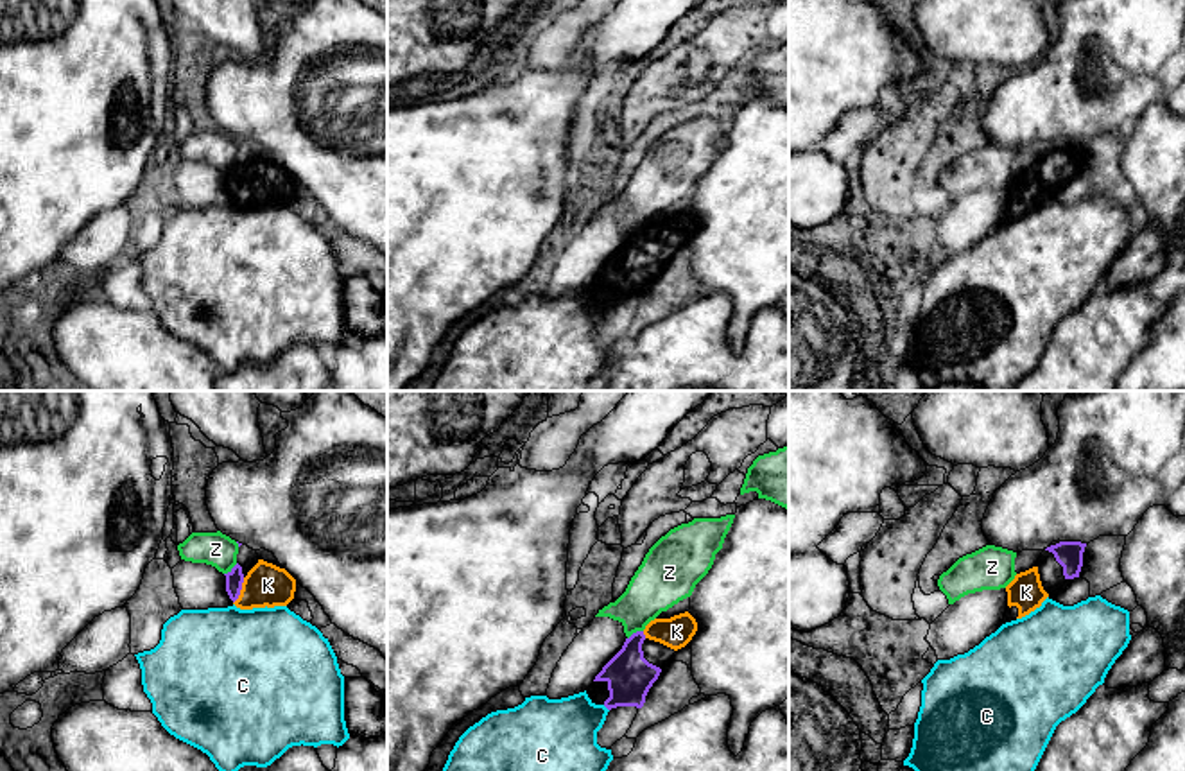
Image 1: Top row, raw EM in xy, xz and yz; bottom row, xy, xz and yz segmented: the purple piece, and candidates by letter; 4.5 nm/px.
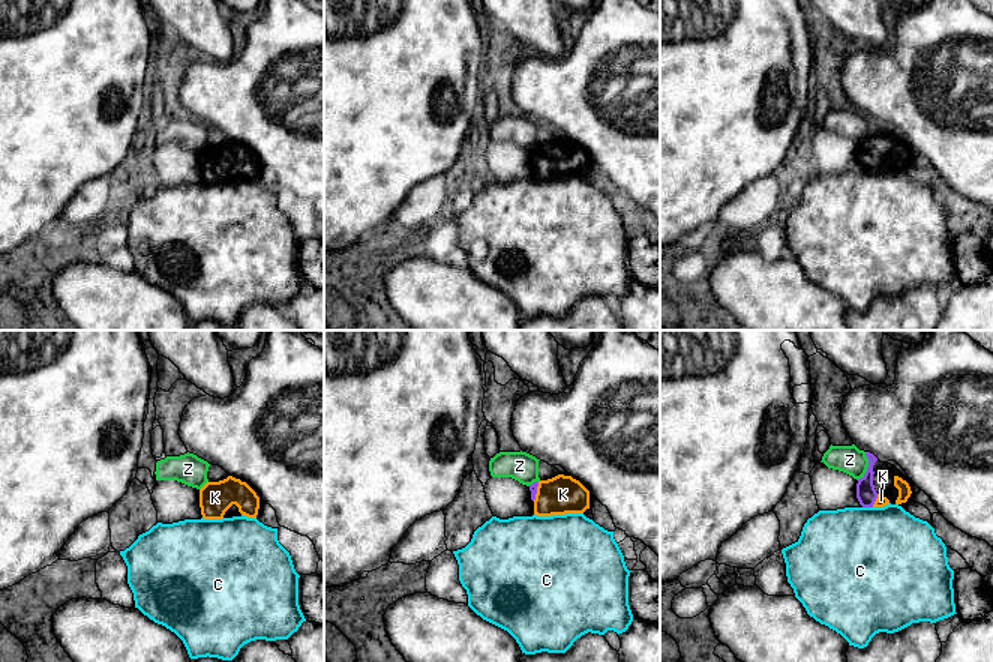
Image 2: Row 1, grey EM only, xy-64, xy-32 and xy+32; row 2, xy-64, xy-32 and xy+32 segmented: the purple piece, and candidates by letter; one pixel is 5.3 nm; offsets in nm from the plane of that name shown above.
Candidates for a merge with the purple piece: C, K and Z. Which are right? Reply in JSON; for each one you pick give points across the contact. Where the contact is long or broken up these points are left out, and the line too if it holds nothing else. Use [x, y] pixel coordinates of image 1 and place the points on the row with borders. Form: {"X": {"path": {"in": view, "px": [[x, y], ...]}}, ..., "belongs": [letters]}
{"K": {"path": {"in": "xy", "px": [[235, 578], [241, 589], [268, 585]]}}, "belongs": ["K"]}

